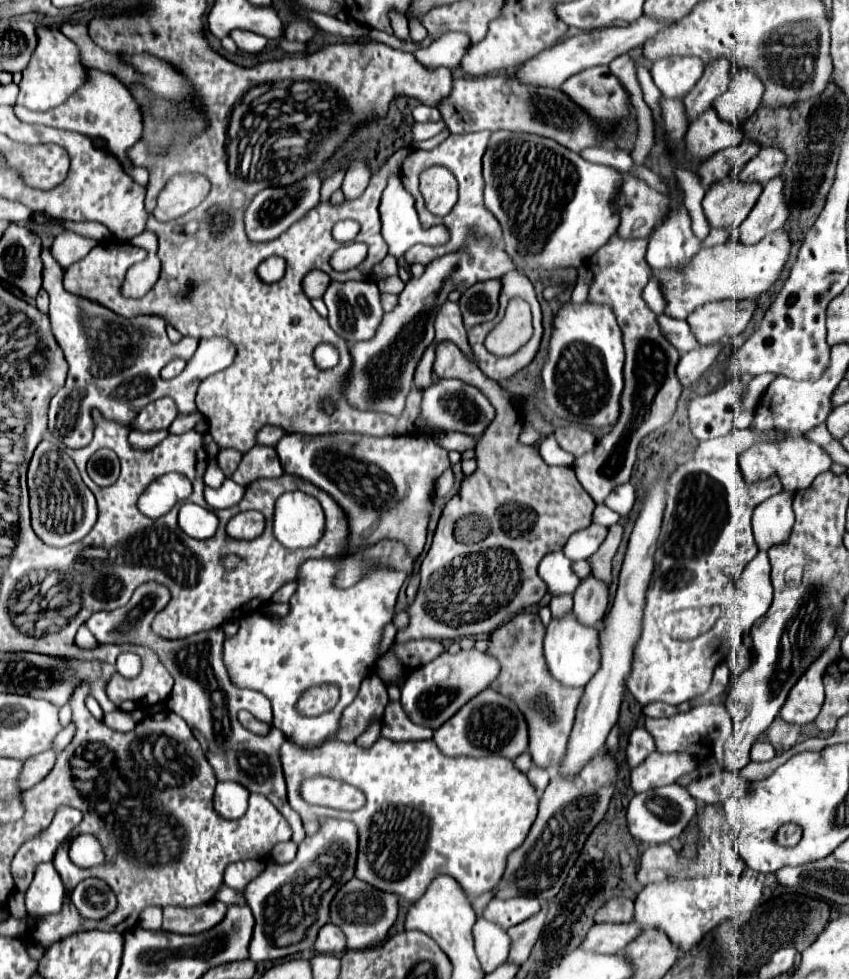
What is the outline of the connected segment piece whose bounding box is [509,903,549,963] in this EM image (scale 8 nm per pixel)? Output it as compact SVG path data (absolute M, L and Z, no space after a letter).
M545 903L537 915L533 915L527 921L509 929L509 935L513 937L513 947L511 947L511 953L509 953L511 961L515 961L515 963L525 963L527 961L527 957L531 955L531 949L537 943L539 933L545 925L547 909L549 909L549 905Z

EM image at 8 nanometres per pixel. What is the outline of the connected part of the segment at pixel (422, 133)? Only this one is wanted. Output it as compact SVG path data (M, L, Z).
M443 119L437 121L437 123L415 123L413 125L413 139L415 141L425 141L425 139L431 139L431 137L439 135L445 129L449 129L449 127L445 125Z

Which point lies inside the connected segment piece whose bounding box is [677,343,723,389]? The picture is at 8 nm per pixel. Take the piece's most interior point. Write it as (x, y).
(692, 365)

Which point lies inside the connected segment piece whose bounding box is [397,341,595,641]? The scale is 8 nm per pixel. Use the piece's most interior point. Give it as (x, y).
(481, 570)

